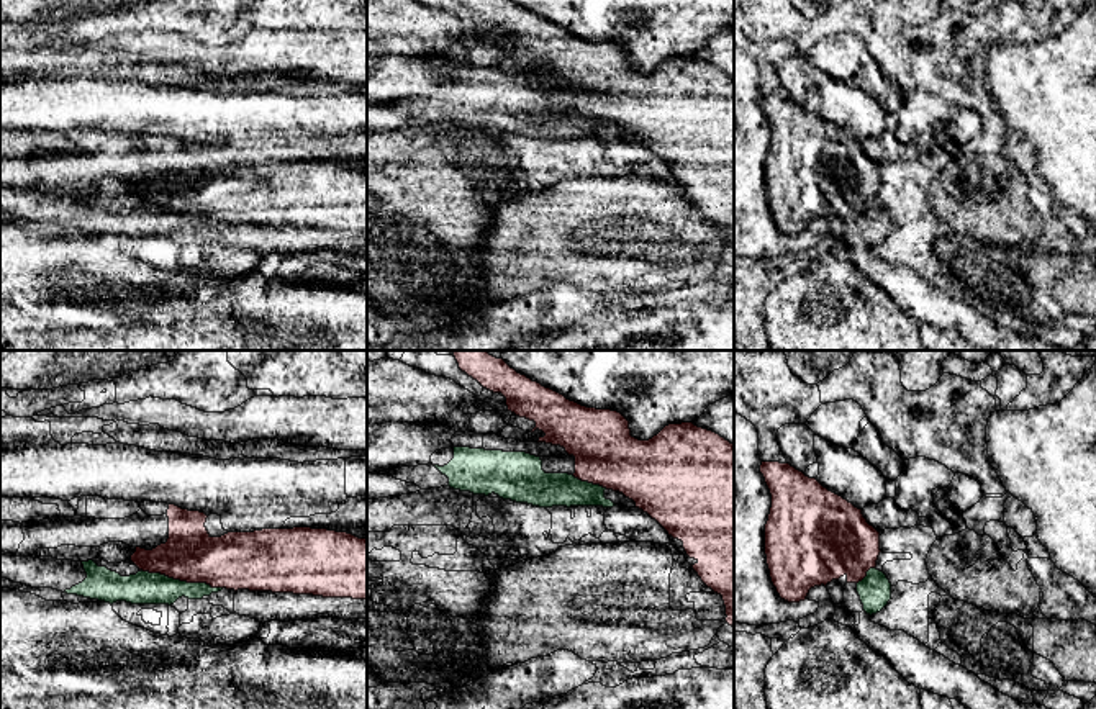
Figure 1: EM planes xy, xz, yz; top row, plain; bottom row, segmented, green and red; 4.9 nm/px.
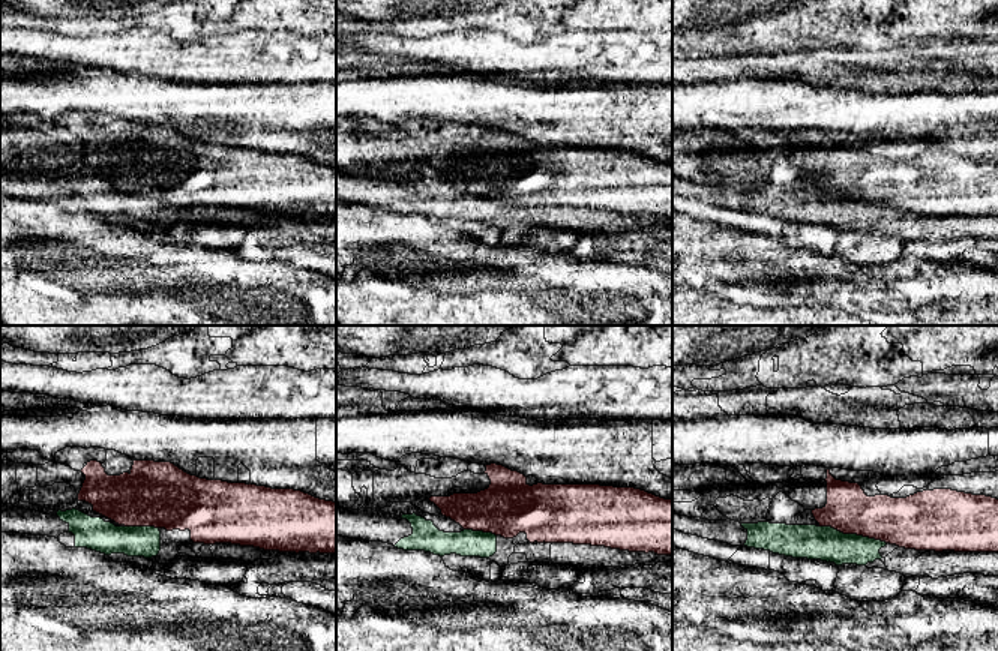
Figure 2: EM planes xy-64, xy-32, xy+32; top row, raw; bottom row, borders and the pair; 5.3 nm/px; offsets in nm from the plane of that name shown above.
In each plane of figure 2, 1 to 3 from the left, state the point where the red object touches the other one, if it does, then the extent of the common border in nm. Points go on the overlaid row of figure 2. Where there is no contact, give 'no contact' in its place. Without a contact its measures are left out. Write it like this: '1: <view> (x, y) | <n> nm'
1: xy-64 (141, 527) | 180 nm
2: xy-32 (480, 531) | 180 nm
3: xy+32 (853, 534) | 380 nm

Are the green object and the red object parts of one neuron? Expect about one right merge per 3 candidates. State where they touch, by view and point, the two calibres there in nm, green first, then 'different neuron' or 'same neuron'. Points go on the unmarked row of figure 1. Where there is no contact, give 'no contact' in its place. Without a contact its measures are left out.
xy (182, 215) | 160/260 nm | different neuron

